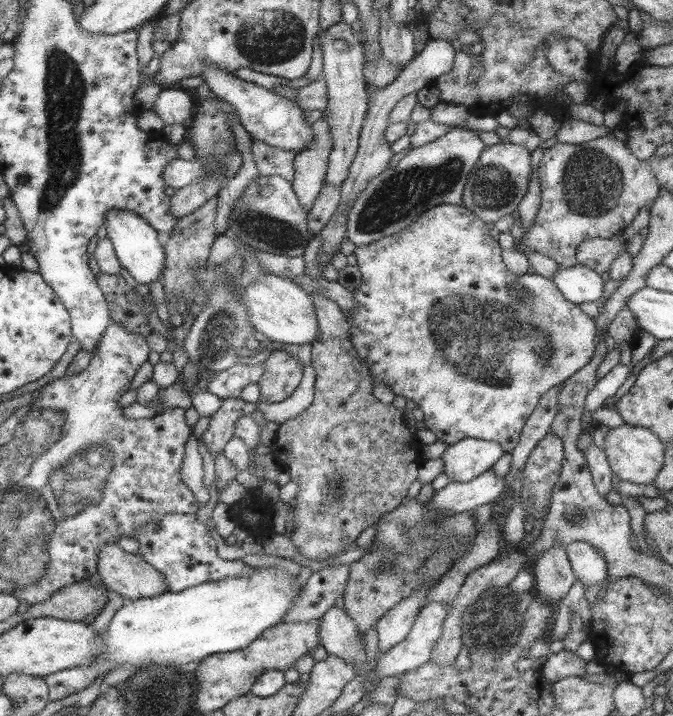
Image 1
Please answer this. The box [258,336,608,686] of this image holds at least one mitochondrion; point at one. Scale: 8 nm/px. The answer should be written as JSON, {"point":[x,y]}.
{"point":[407,550]}

